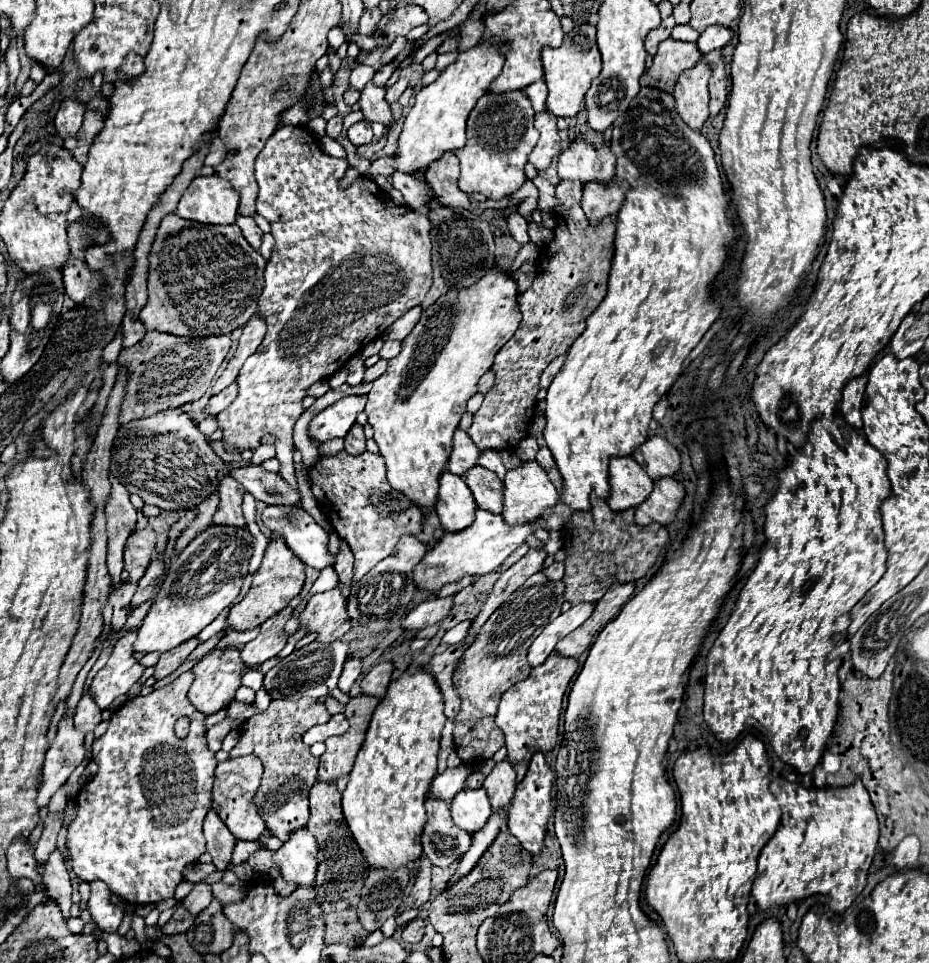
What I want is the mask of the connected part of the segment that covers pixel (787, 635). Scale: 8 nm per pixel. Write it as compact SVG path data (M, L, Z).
M833 416L829 420L815 420L811 426L811 432L807 436L807 442L801 450L795 452L795 456L789 458L787 466L779 472L779 490L773 496L773 500L765 506L767 512L767 520L765 520L765 536L767 536L767 544L761 550L761 558L757 568L753 570L753 574L749 576L747 584L743 586L735 610L729 616L725 628L721 630L721 634L717 636L709 656L707 656L707 676L705 676L705 706L703 706L703 718L707 722L707 726L711 728L711 732L715 734L715 738L723 744L733 742L739 734L743 732L753 732L759 734L763 740L767 740L771 744L771 748L775 750L775 754L779 756L779 760L783 760L785 764L789 764L791 768L795 768L801 774L813 774L815 766L819 764L825 748L827 748L827 740L833 732L833 726L837 722L837 712L839 712L839 666L841 662L829 662L829 654L833 648L841 646L847 640L847 628L849 628L849 612L851 608L863 598L863 594L881 580L881 576L885 574L885 562L887 562L887 548L883 544L883 528L881 528L881 504L885 498L889 498L891 494L891 484L887 478L887 462L881 456L879 450L875 450L871 444L867 444L867 440L863 438L861 432L853 430L847 422L843 422L841 416Z

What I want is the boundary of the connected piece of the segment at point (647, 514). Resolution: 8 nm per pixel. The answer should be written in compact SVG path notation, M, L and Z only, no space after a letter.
M675 478L657 480L651 498L635 508L635 522L639 526L647 526L651 522L659 522L663 526L669 524L675 518L683 496L685 490Z

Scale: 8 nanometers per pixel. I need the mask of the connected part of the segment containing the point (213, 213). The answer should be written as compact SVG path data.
M197 176L183 192L177 216L203 224L233 224L239 192L219 176Z

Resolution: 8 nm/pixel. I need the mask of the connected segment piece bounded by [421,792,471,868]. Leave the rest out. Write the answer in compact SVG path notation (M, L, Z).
M427 792L425 798L427 808L427 826L423 830L423 854L431 860L431 864L447 868L453 864L459 856L463 856L471 846L469 832L461 830L449 812L449 804L443 800L433 798L431 792Z

